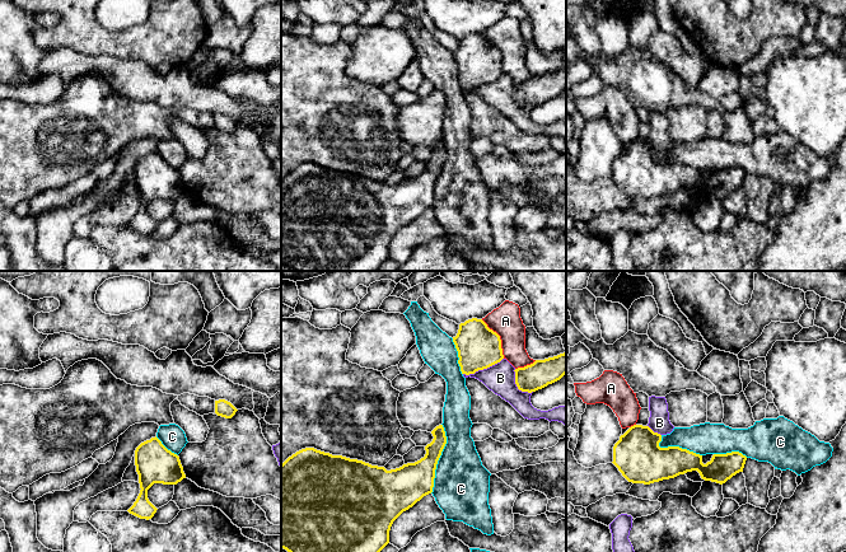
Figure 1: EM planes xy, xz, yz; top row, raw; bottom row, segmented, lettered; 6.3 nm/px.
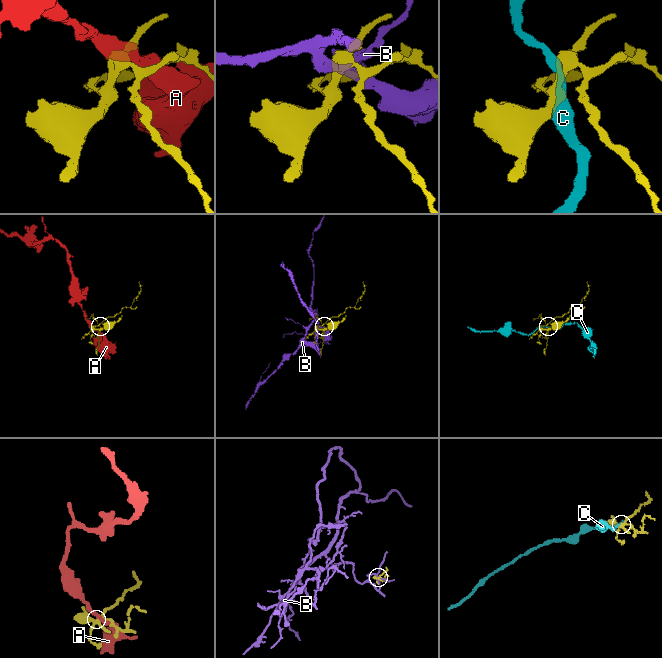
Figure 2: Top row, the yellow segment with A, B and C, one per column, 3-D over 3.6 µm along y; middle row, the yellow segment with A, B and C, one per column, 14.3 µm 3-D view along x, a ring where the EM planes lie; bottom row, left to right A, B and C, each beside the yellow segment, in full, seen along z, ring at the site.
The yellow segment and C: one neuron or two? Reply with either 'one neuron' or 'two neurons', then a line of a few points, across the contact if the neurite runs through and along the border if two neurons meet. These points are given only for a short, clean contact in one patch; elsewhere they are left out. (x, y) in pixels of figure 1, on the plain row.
two neurons

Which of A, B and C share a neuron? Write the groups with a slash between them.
A / B / C

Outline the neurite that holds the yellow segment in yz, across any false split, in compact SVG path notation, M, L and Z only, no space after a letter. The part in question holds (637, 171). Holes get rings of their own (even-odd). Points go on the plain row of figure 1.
M634 140L613 162L613 179L622 191L632 198L650 200L663 195L674 193L687 187L697 186L702 195L716 198L725 198L733 191L743 187L747 172L739 167L714 169L711 176L702 178L702 170L682 164L679 162L660 163L662 150L654 148L649 141Z

